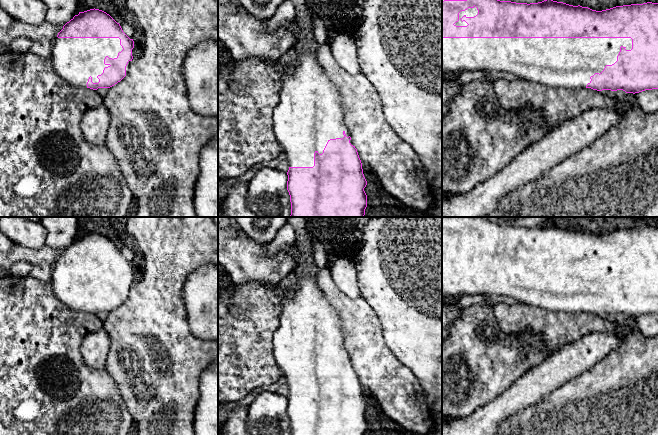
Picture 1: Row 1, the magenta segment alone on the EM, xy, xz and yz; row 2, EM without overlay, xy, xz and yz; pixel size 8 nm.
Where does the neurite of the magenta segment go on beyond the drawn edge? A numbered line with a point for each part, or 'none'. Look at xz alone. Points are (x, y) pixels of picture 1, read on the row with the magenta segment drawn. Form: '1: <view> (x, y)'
1: xz (309, 113)

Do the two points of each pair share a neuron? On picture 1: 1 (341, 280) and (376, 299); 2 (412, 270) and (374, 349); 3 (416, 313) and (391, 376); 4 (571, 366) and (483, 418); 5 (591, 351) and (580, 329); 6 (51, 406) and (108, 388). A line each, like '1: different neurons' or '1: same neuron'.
1: different neurons
2: different neurons
3: different neurons
4: same neuron
5: different neurons
6: same neuron

